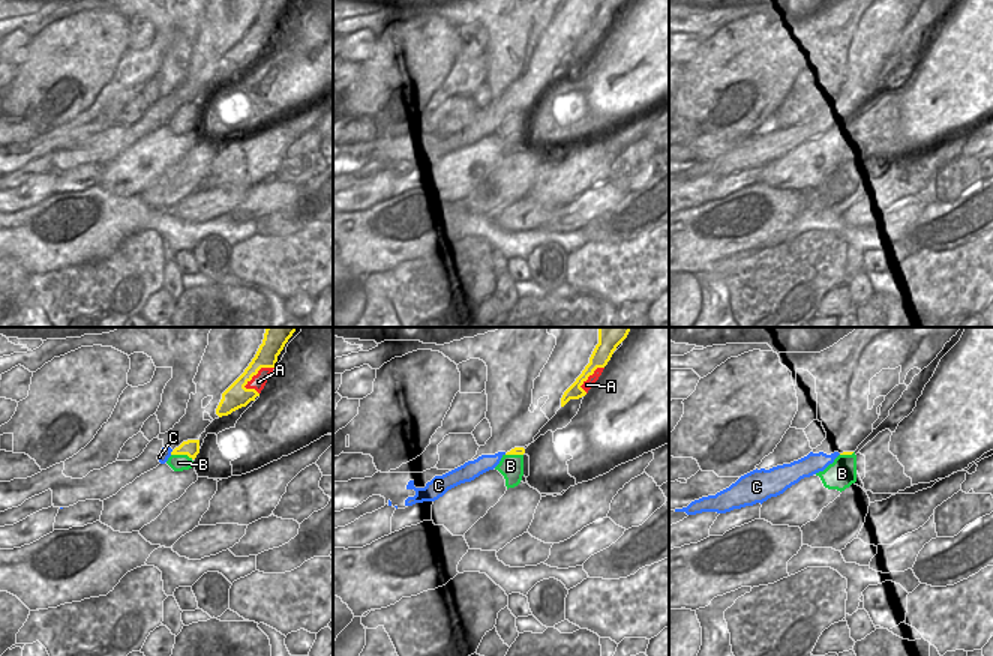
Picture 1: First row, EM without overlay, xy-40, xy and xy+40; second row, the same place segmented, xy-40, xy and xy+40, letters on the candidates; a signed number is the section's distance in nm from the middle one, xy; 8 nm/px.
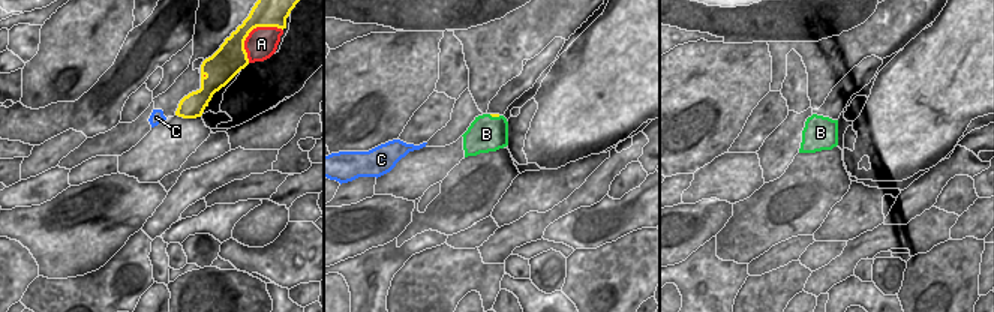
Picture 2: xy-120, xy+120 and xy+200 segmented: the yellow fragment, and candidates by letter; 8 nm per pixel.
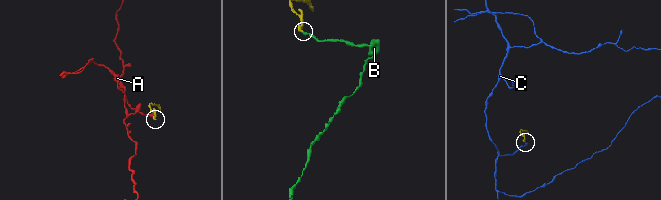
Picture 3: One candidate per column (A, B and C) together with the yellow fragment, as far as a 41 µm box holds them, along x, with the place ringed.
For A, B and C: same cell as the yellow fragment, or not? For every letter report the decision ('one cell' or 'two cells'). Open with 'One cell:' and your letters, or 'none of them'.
One cell: C
A: two cells
B: two cells
C: one cell

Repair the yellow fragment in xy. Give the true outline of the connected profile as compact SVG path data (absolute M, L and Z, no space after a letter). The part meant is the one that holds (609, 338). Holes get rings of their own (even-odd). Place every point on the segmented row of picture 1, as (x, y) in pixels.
M598 327L598 344L596 345L590 363L585 366L576 381L564 392L561 407L570 399L579 399L586 395L580 387L597 368L604 368L616 347L627 338L632 327Z

